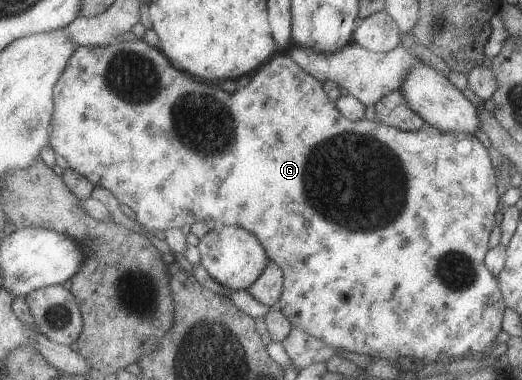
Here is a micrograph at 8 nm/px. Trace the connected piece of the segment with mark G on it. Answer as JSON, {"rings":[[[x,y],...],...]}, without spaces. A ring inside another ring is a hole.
{"rings":[[[137,39],[137,41],[120,40],[114,42],[112,45],[96,44],[94,46],[80,46],[75,52],[75,56],[68,63],[68,68],[65,70],[63,77],[56,83],[55,101],[50,139],[50,145],[54,152],[67,159],[67,162],[76,172],[87,176],[95,186],[112,190],[122,204],[128,204],[130,208],[134,208],[136,214],[138,214],[135,215],[134,219],[139,222],[149,235],[157,237],[165,230],[168,230],[168,228],[176,228],[176,226],[182,228],[186,224],[190,224],[192,227],[198,221],[208,220],[214,220],[224,225],[244,227],[256,234],[267,253],[267,258],[275,262],[283,271],[283,294],[278,300],[277,307],[281,309],[282,314],[288,319],[292,327],[299,328],[315,339],[324,341],[328,346],[339,350],[339,352],[348,350],[348,352],[356,352],[356,354],[368,354],[373,359],[388,359],[391,361],[404,356],[414,356],[424,360],[432,360],[432,362],[444,363],[447,358],[458,358],[458,356],[465,356],[467,358],[470,354],[474,354],[474,352],[482,352],[483,355],[487,355],[488,351],[486,348],[492,343],[496,345],[495,336],[501,330],[500,321],[502,320],[502,312],[506,306],[497,285],[497,278],[493,274],[490,274],[490,271],[484,264],[483,258],[488,250],[488,236],[490,236],[492,228],[494,228],[494,214],[496,214],[496,208],[498,208],[497,172],[495,170],[496,163],[490,161],[488,151],[486,151],[487,148],[474,135],[470,133],[441,131],[430,125],[422,126],[417,131],[401,131],[382,124],[378,120],[369,121],[364,119],[352,122],[344,118],[343,114],[340,114],[340,111],[336,108],[335,101],[324,92],[322,83],[311,74],[308,74],[290,54],[278,54],[276,52],[274,56],[260,65],[260,68],[246,88],[239,88],[238,92],[234,91],[234,94],[230,94],[220,88],[220,83],[209,83],[196,78],[193,74],[188,74],[185,70],[180,70],[172,64],[172,61],[162,49],[150,46],[143,39]]]}

